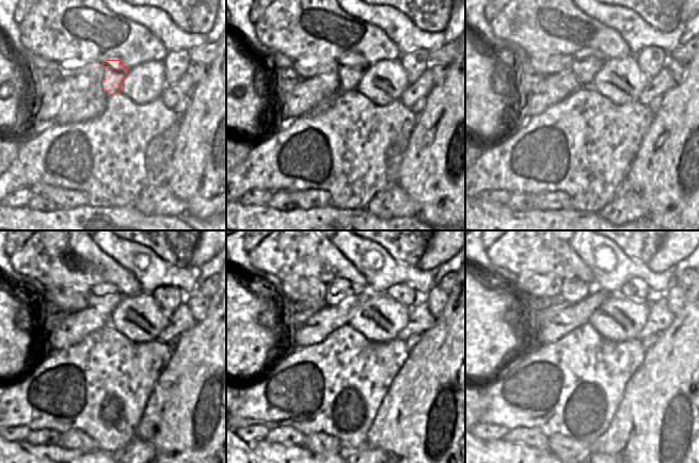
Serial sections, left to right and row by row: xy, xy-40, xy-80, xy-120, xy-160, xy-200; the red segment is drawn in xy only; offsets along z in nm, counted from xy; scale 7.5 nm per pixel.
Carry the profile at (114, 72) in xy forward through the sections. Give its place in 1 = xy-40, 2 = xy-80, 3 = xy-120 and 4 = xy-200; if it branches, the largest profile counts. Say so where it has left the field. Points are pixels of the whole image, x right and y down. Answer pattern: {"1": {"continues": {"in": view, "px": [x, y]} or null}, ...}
{"1": {"continues": {"in": "xy-40", "px": [350, 72]}}, "2": {"continues": {"in": "xy-80", "px": [587, 62]}}, "3": {"continues": {"in": "xy-120", "px": [105, 298]}}, "4": {"continues": {"in": "xy-200", "px": [572, 291]}}}

